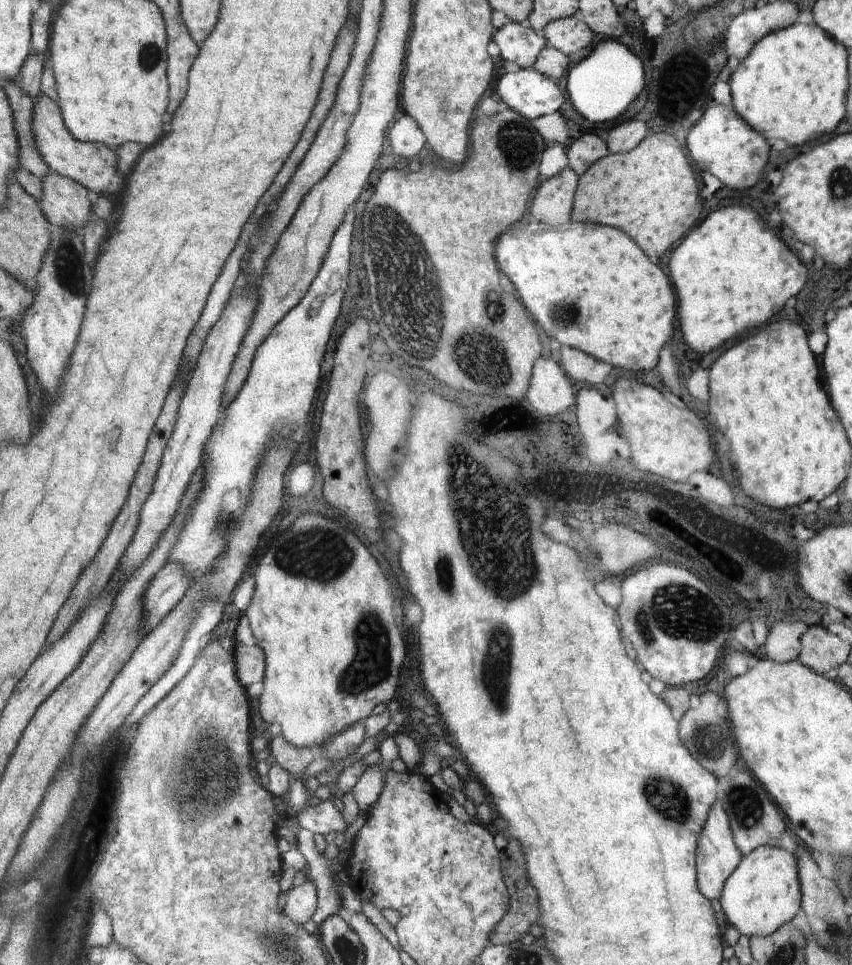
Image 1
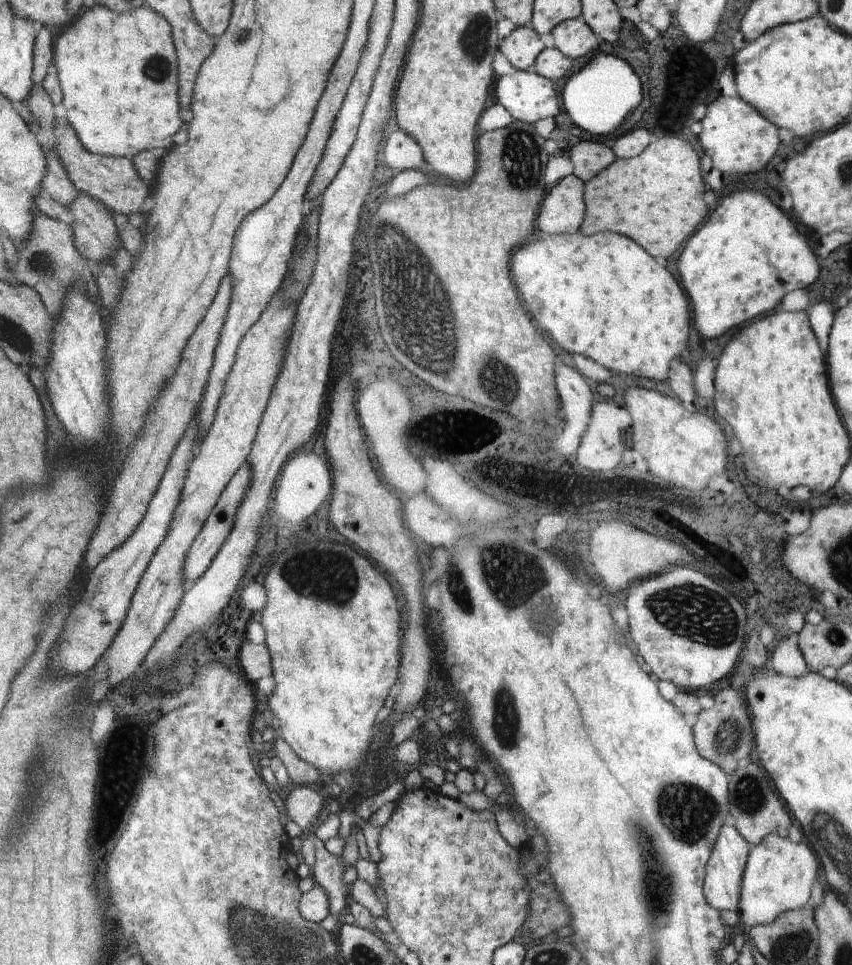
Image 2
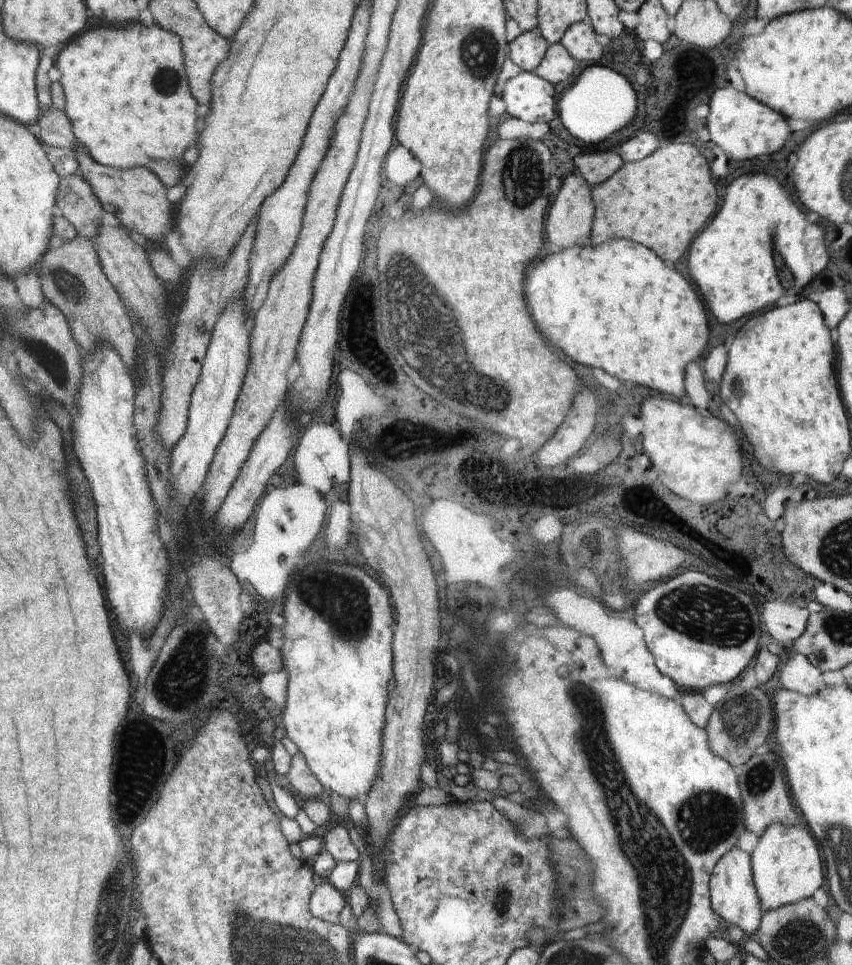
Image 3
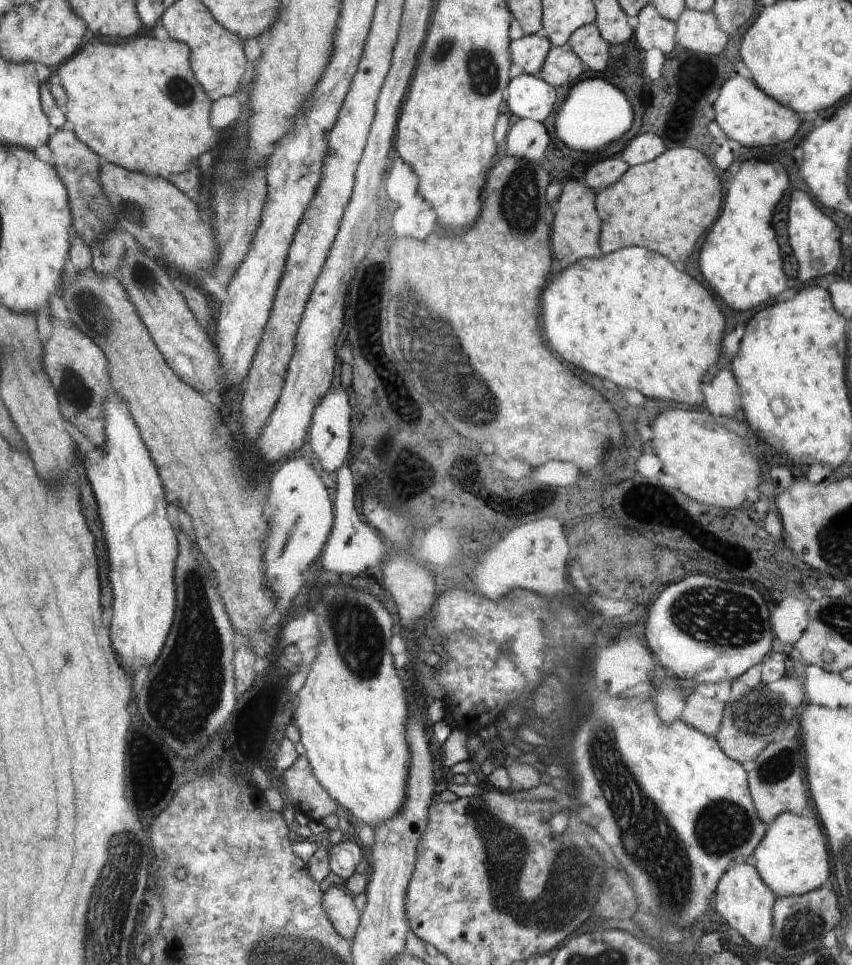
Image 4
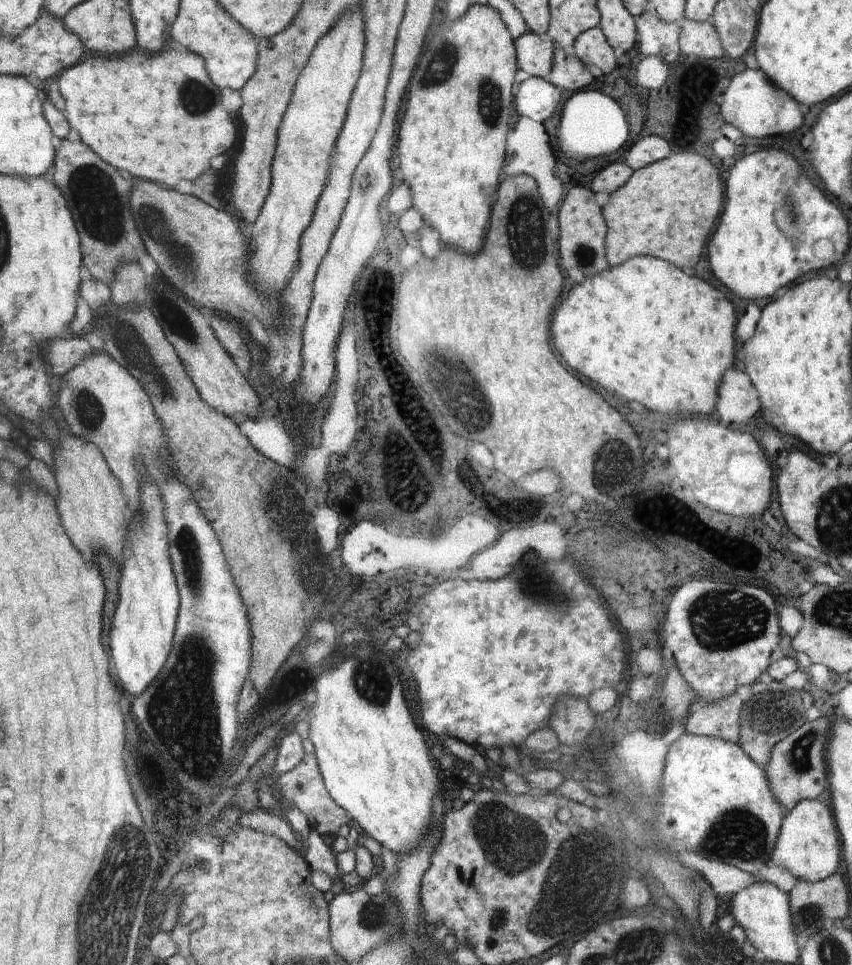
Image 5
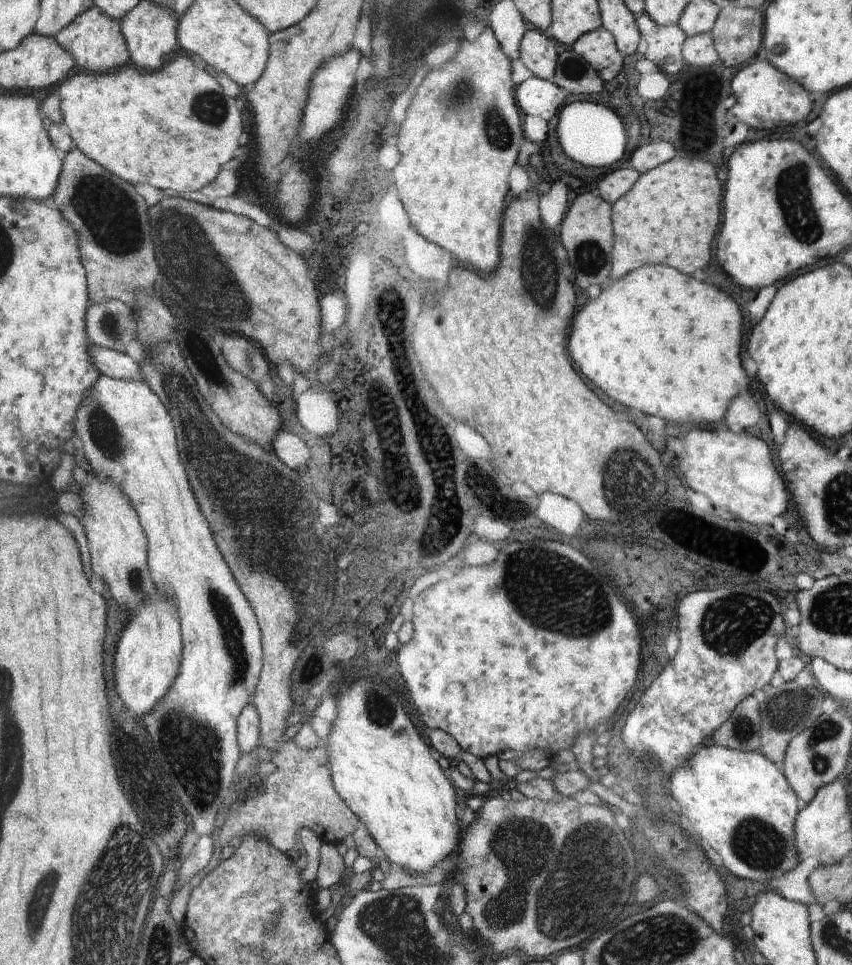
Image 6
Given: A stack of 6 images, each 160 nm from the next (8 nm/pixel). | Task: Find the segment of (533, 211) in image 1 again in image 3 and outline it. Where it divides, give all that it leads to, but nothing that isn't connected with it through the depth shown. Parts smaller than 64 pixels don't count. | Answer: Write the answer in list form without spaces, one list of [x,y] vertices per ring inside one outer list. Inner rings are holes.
[[[568,176],[562,180],[561,187],[553,198],[545,217],[546,238],[554,249],[565,249],[571,246],[586,246],[591,235],[595,208],[590,185],[580,176]]]

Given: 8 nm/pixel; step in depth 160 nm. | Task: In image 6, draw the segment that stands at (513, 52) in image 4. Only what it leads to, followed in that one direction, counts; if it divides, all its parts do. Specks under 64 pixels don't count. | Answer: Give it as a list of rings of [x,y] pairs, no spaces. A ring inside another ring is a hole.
[[[527,30],[524,33],[519,46],[519,57],[534,76],[549,80],[554,76],[561,47],[538,31]]]

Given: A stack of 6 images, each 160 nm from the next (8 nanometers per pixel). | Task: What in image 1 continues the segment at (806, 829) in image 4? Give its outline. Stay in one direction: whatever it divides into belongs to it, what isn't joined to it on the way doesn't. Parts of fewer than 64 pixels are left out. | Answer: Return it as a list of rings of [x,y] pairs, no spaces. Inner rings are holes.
[[[759,846],[755,848],[750,854],[742,857],[734,872],[726,879],[719,901],[731,926],[748,938],[768,936],[782,925],[792,923],[801,909],[801,886],[795,854],[787,852],[782,847]]]

